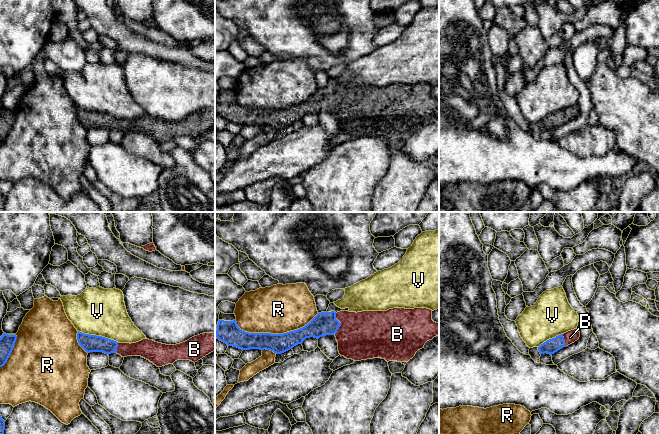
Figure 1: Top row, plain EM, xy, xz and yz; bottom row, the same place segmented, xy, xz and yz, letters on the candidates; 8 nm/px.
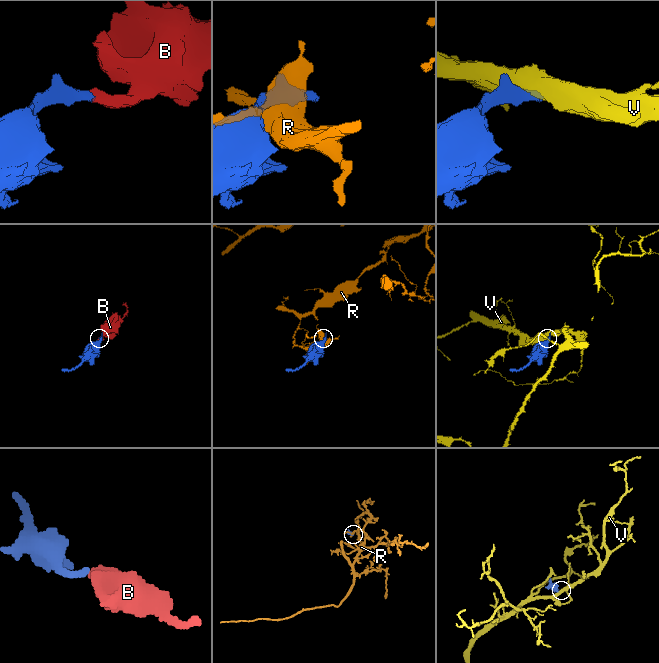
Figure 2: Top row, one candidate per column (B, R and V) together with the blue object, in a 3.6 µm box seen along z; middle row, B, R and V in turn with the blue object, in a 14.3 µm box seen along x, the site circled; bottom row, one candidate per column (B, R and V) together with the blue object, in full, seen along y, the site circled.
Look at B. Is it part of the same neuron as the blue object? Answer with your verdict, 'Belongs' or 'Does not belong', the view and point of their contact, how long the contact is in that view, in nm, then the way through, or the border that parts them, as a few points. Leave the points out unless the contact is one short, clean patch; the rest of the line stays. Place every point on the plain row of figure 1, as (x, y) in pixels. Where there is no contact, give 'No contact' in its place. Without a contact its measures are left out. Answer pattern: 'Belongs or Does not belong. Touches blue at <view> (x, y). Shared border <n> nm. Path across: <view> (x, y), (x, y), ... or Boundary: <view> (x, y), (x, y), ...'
Belongs. Touches blue at xz (340, 100). Shared border 180 nm. Path across: xz (325, 99), (340, 100), (364, 111)

